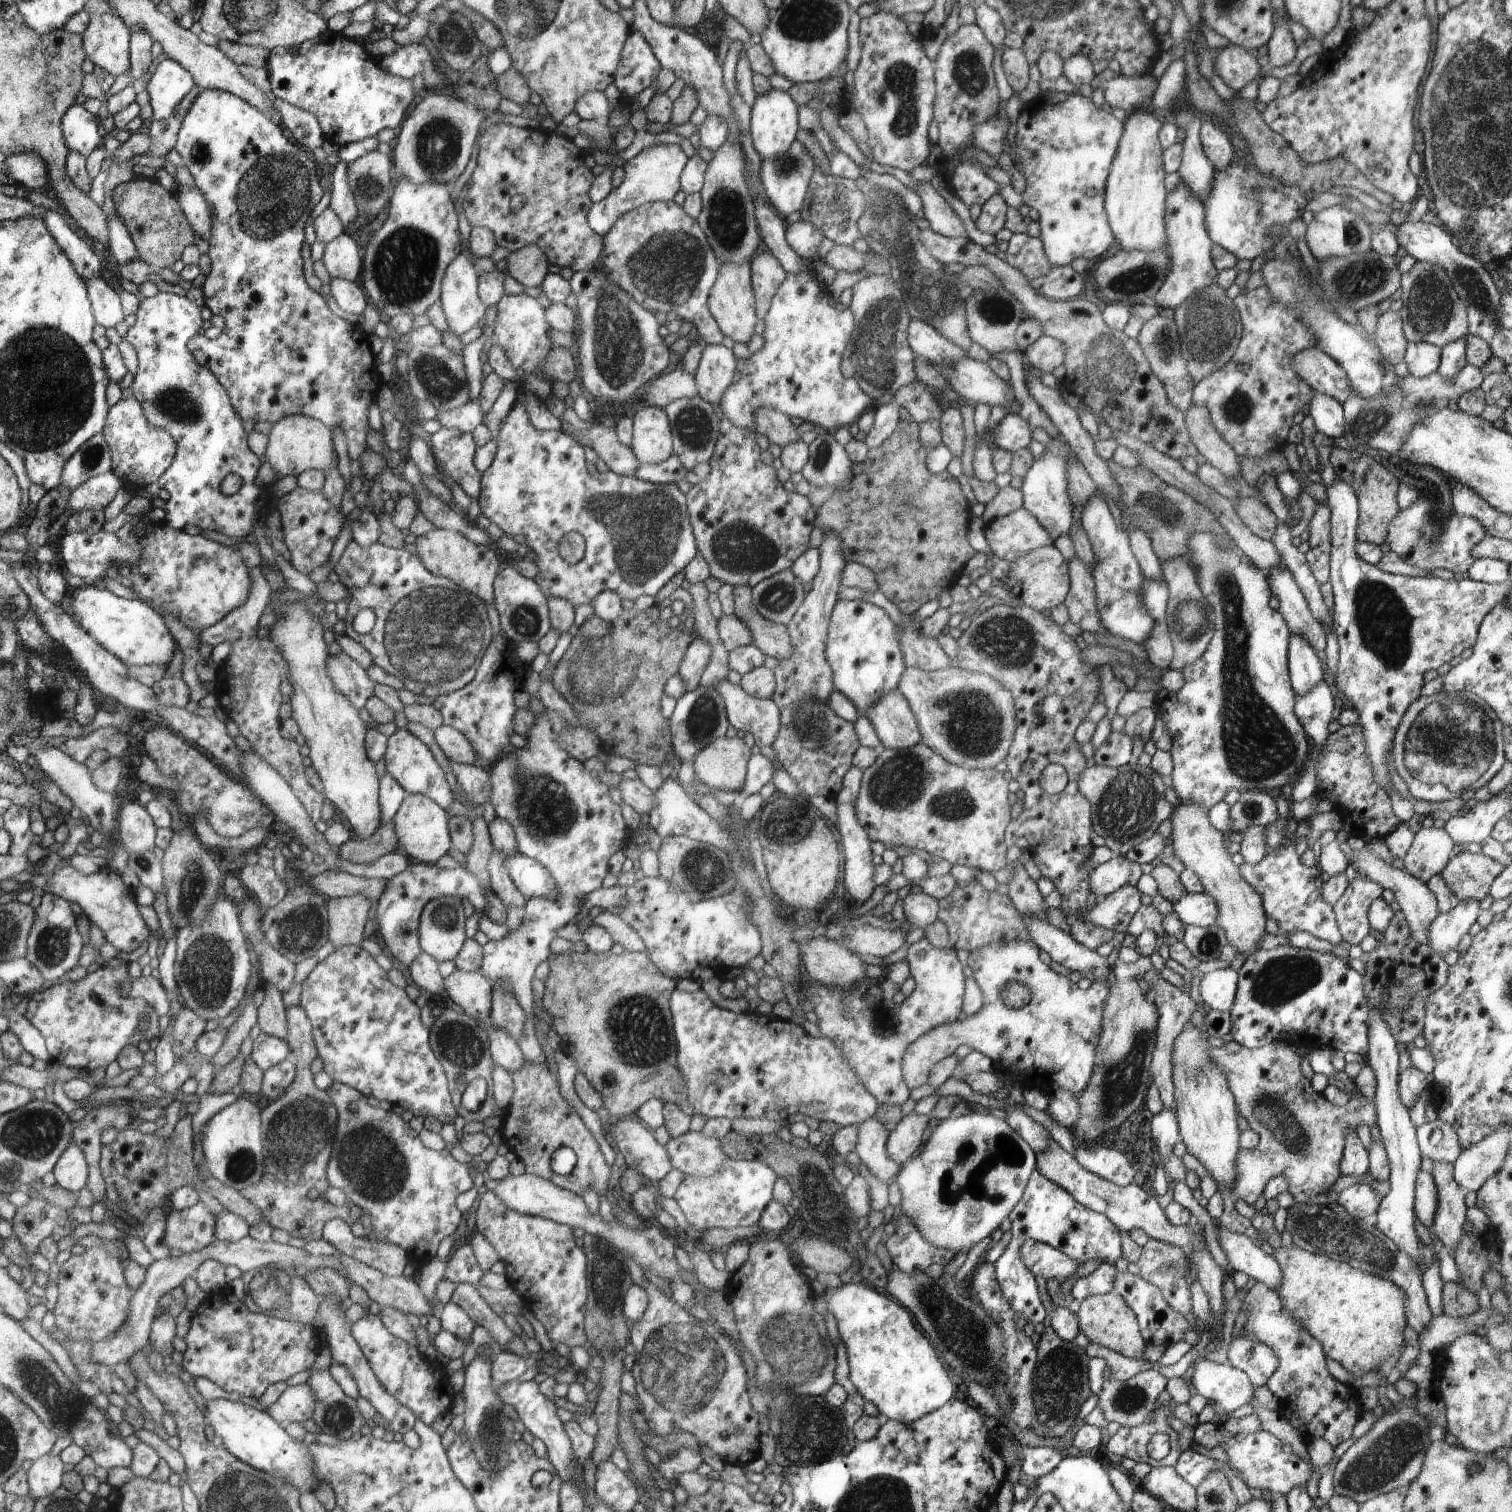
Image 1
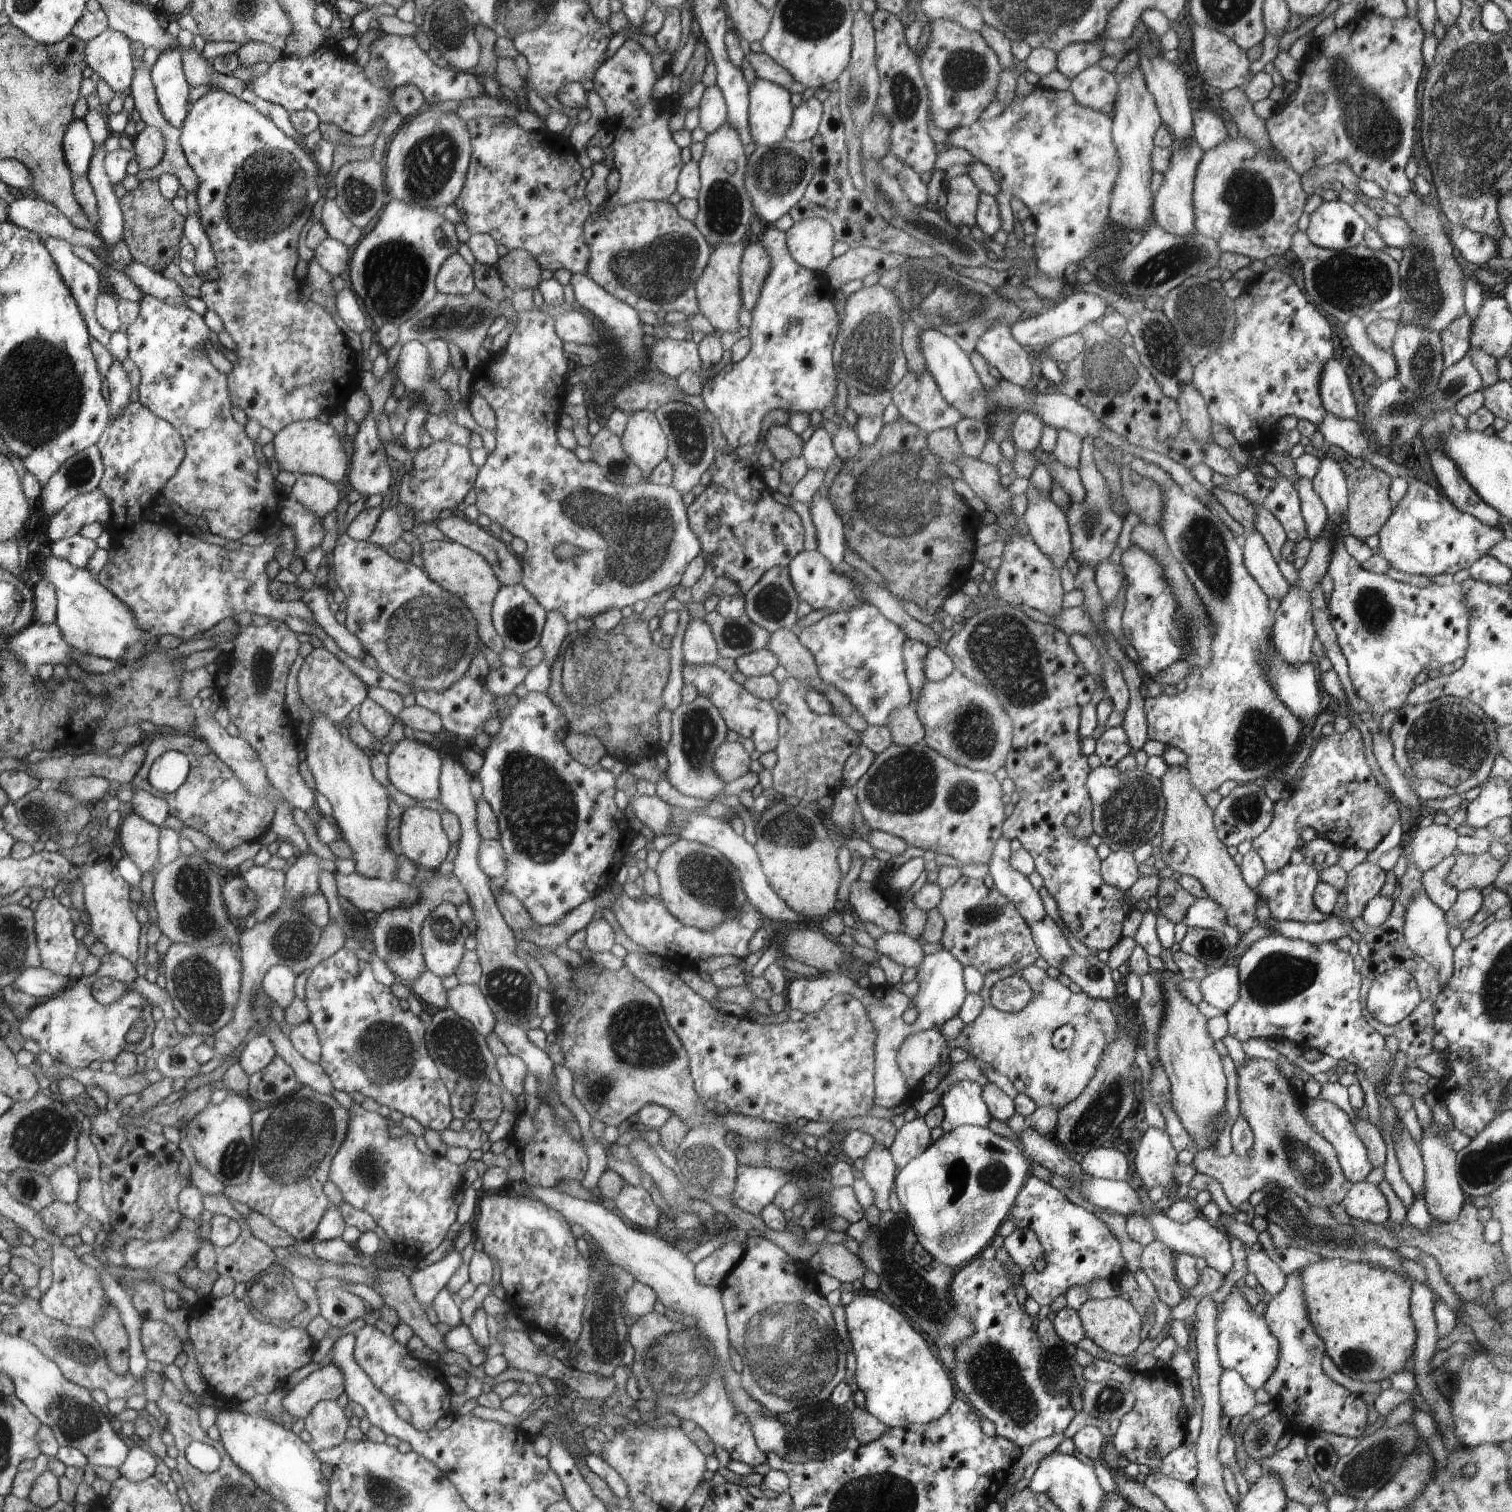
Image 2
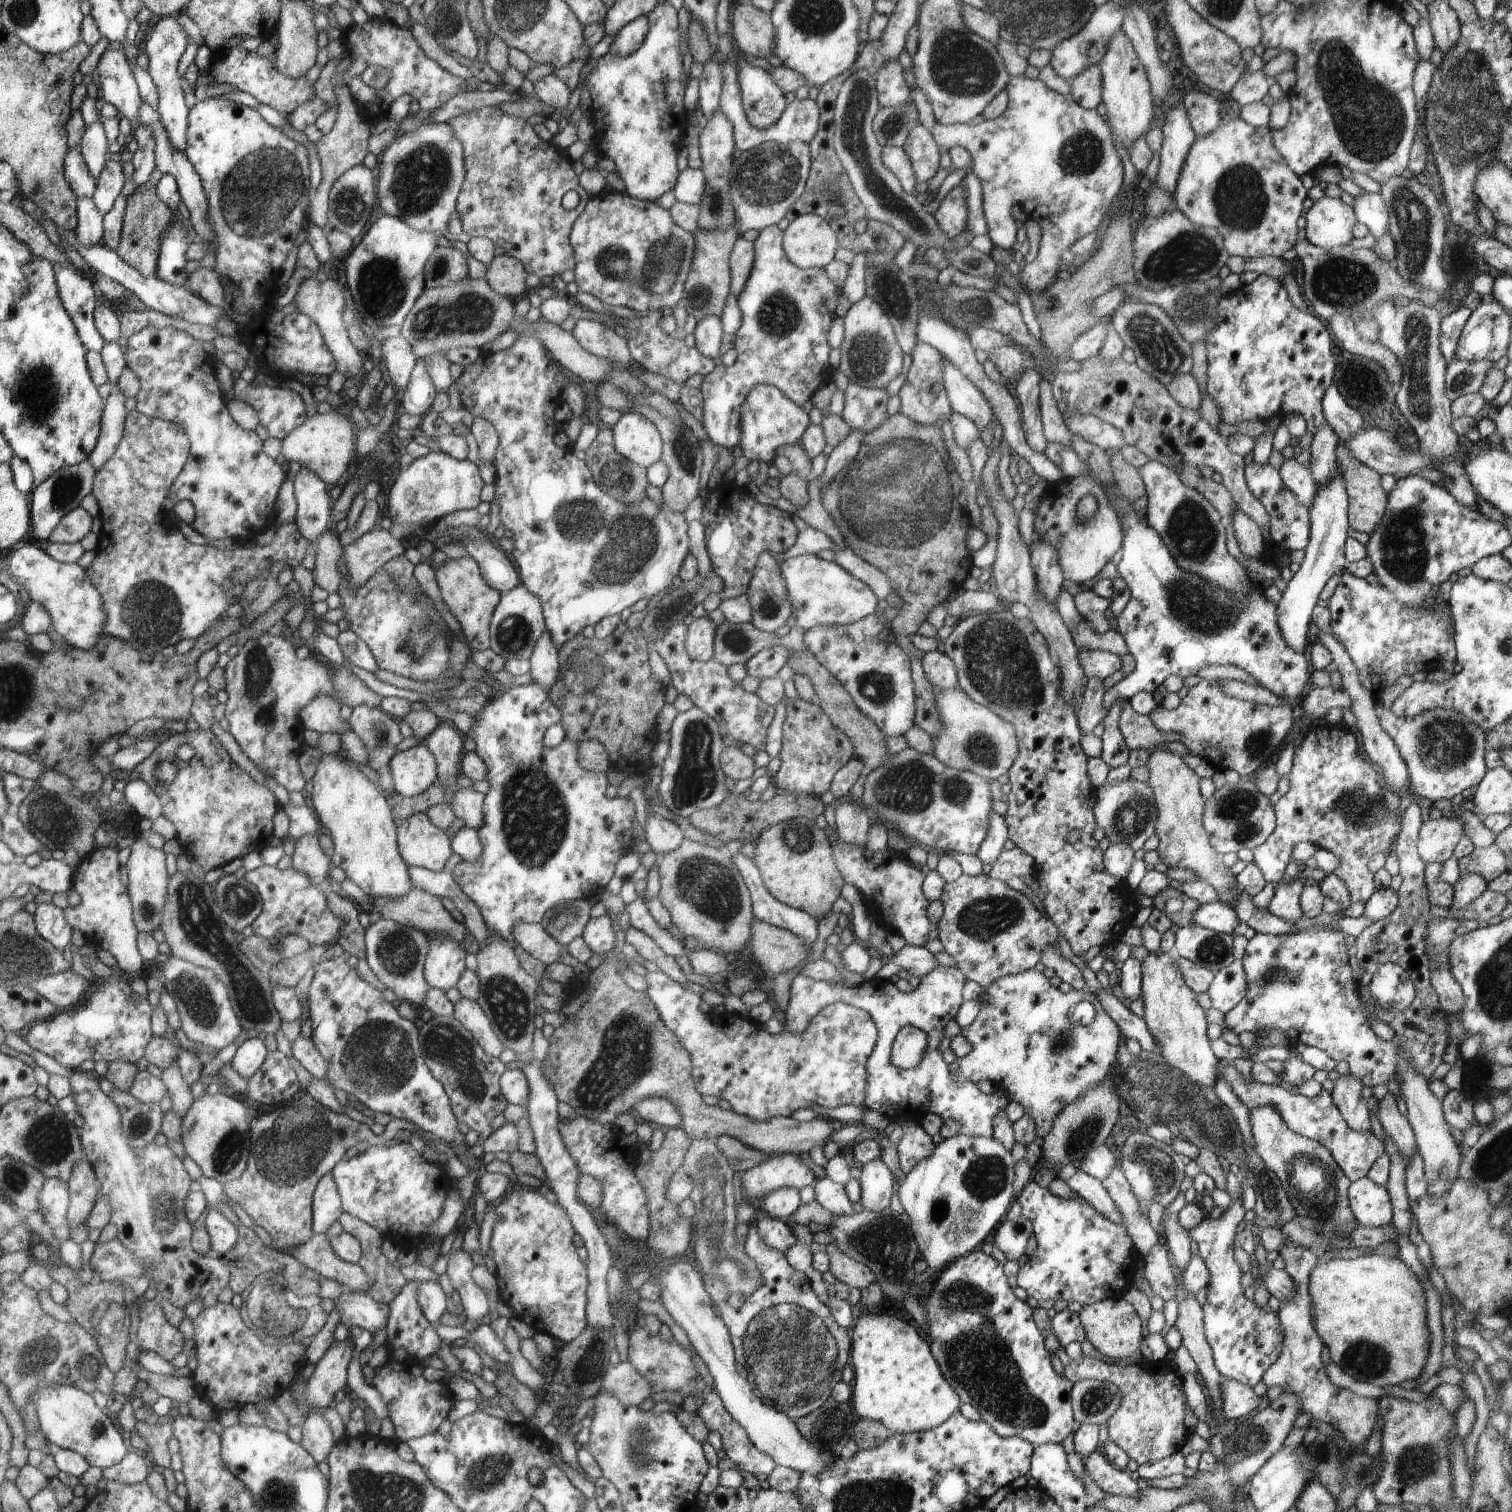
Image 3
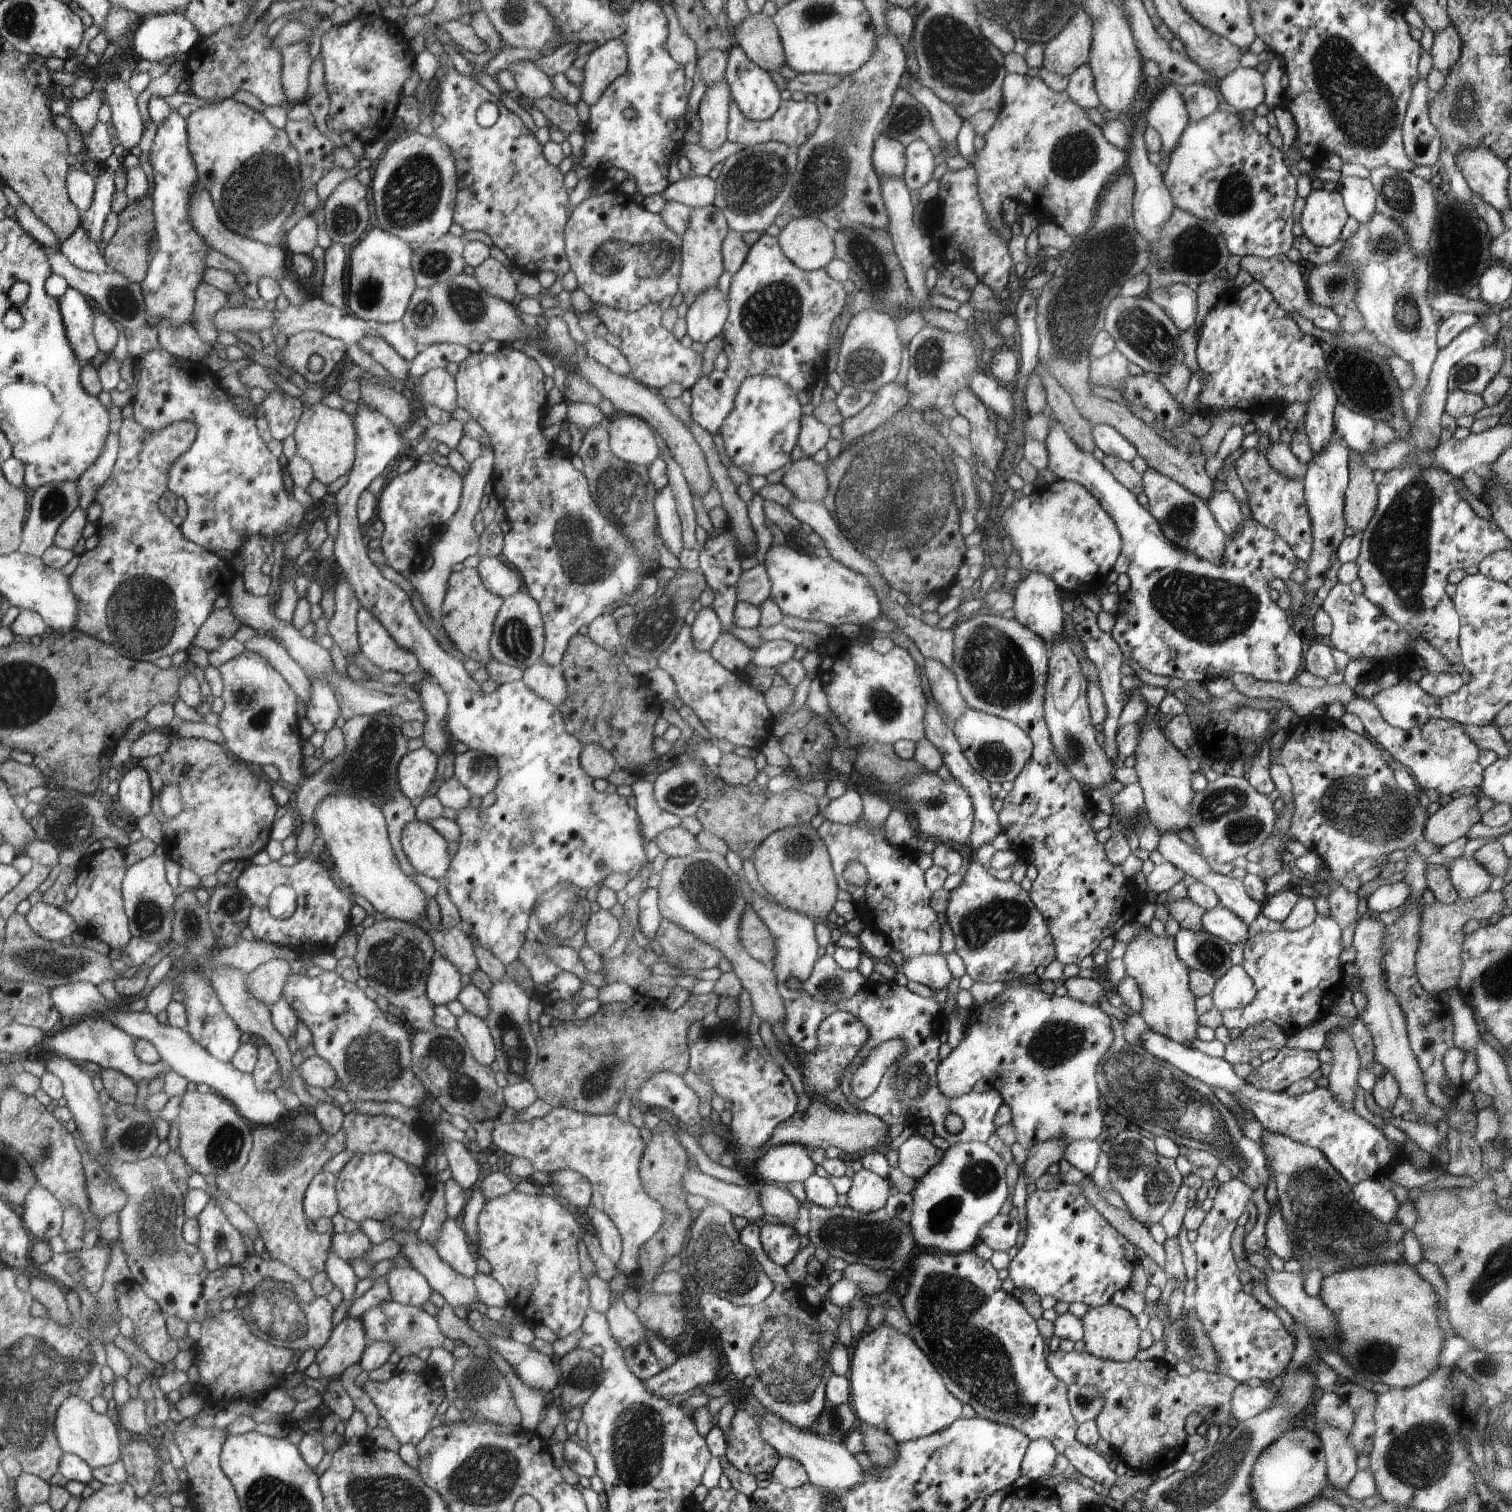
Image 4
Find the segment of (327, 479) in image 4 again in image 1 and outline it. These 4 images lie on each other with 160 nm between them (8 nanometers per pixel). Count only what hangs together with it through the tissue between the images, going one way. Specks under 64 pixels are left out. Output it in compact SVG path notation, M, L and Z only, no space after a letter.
M291 415L280 418L272 424L268 434L268 445L265 451L265 461L270 464L274 481L288 475L298 477L306 470L328 470L336 462L332 432L322 422L303 415Z

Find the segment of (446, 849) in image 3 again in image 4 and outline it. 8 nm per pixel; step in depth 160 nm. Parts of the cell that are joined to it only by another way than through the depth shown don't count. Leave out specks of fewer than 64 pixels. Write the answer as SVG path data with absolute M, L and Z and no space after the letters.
M412 820L402 828L402 848L419 874L441 881L446 875L450 854L443 835L431 823Z

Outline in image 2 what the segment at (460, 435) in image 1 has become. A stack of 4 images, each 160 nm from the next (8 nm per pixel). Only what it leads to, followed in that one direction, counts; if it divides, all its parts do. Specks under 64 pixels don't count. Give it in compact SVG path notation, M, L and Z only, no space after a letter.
M434 440L430 446L420 449L413 457L412 470L402 478L398 490L399 502L407 504L414 519L419 522L435 522L440 512L455 512L466 494L475 488L479 468L472 462L470 449L446 440Z

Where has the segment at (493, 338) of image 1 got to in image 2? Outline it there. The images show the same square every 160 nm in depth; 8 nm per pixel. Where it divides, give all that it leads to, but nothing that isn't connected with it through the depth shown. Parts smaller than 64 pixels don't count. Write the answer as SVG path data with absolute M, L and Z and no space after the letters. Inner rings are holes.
M509 307L503 319L505 322L511 322L511 319L519 318L516 328L511 333L505 352L493 354L486 362L479 362L476 370L471 374L470 392L486 398L489 406L492 406L497 420L496 442L495 448L486 459L486 464L479 468L479 474L475 481L474 492L476 492L476 508L480 514L486 514L491 522L496 522L504 530L508 530L514 537L521 538L527 544L527 550L521 556L524 562L524 582L522 585L527 587L529 591L538 599L547 613L560 612L564 616L564 620L568 620L572 625L578 616L592 619L596 614L603 614L606 610L618 608L622 610L625 606L632 606L639 600L649 601L652 596L664 592L664 590L672 589L674 586L678 588L680 582L683 581L683 575L687 571L687 567L702 553L702 544L699 542L698 536L694 533L694 529L690 526L690 519L687 515L686 506L682 499L682 492L676 490L671 485L656 485L649 483L648 480L640 482L638 486L624 486L624 484L616 483L609 480L605 476L605 469L597 464L594 458L589 462L580 462L574 452L564 450L558 440L556 440L556 426L552 426L550 416L558 416L556 408L550 408L550 404L554 402L544 402L542 398L564 398L564 390L566 389L566 372L568 372L567 353L562 348L563 340L556 334L555 320L548 313L542 310L524 311L516 313ZM562 542L568 542L576 548L580 548L582 552L576 554L576 558L572 560L560 560L556 558L554 548Z

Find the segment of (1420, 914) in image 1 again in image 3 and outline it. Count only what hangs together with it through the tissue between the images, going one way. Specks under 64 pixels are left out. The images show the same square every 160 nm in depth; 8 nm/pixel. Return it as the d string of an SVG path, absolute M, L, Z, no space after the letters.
M1449 968L1431 971L1430 982L1438 995L1442 1010L1448 1015L1460 1015L1465 1007L1465 996Z

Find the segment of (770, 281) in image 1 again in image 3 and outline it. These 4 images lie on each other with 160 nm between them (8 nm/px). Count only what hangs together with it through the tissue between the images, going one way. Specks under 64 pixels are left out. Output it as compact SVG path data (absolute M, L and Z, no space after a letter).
M742 236L738 237L731 252L731 292L734 296L737 297L742 292L750 276L754 259L753 242L747 241Z

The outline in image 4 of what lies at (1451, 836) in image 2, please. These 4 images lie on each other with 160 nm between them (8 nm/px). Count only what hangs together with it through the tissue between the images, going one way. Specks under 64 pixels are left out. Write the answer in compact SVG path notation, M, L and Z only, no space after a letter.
M1468 791L1460 798L1450 799L1436 812L1430 815L1424 826L1424 840L1436 845L1439 850L1448 844L1465 837L1474 824L1481 822L1477 802L1477 791Z

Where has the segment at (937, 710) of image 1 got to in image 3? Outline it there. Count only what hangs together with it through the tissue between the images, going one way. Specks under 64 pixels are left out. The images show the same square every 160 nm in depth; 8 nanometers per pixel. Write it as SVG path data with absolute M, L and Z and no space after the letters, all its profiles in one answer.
M936 689L935 703L943 724L941 733L934 740L933 755L942 764L953 769L964 769L973 772L987 781L996 780L1006 774L1018 756L1019 738L1013 724L1006 722L988 707L975 703L962 689Z

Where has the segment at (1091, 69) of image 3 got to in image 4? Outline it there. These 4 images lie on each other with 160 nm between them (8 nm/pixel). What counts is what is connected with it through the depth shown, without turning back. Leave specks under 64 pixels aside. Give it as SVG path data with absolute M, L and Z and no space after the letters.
M1089 65L1076 68L1069 75L1069 84L1066 93L1077 106L1084 109L1092 109L1099 106L1098 94L1094 89L1095 81L1092 68Z

